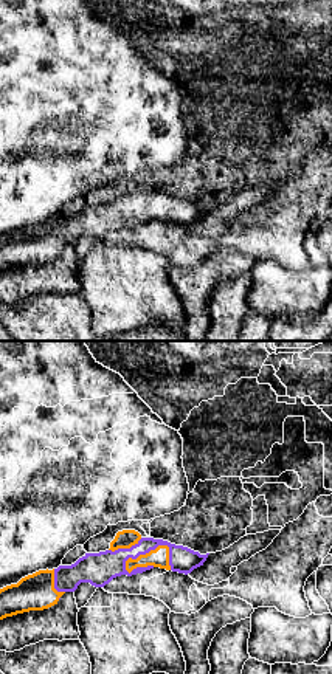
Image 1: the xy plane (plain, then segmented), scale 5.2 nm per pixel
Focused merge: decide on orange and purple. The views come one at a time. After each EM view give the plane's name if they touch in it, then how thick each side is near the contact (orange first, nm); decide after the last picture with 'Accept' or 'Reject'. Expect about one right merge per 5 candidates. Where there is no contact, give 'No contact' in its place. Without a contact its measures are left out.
Touches orange in xy. Thickness 100 nm (orange) against 170 nm

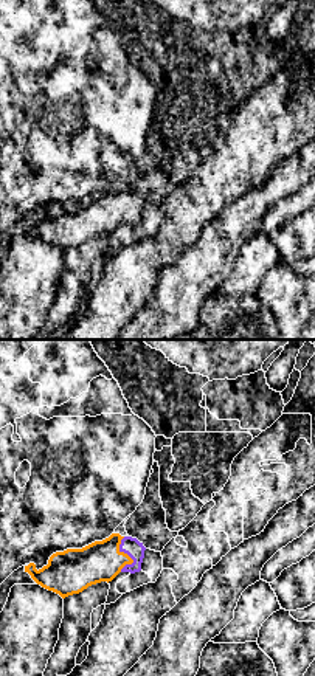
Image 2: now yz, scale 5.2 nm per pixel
Touches orange in yz. Thickness 200 nm (orange) against 90 nm

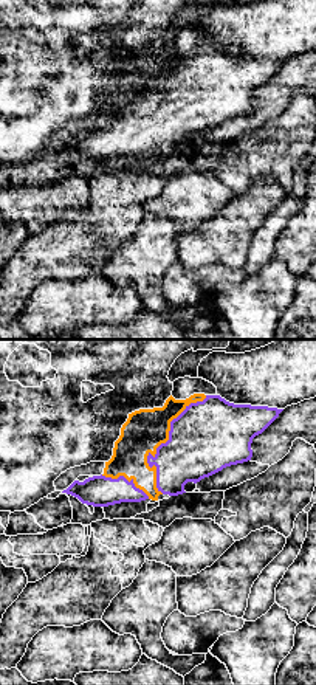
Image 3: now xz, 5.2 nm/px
Touches orange in xz. Thickness 220 nm (orange) against 380 nm

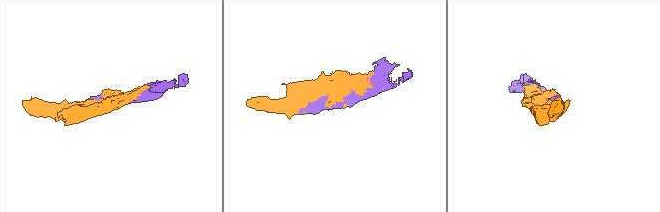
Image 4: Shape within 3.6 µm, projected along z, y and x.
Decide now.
Accept

